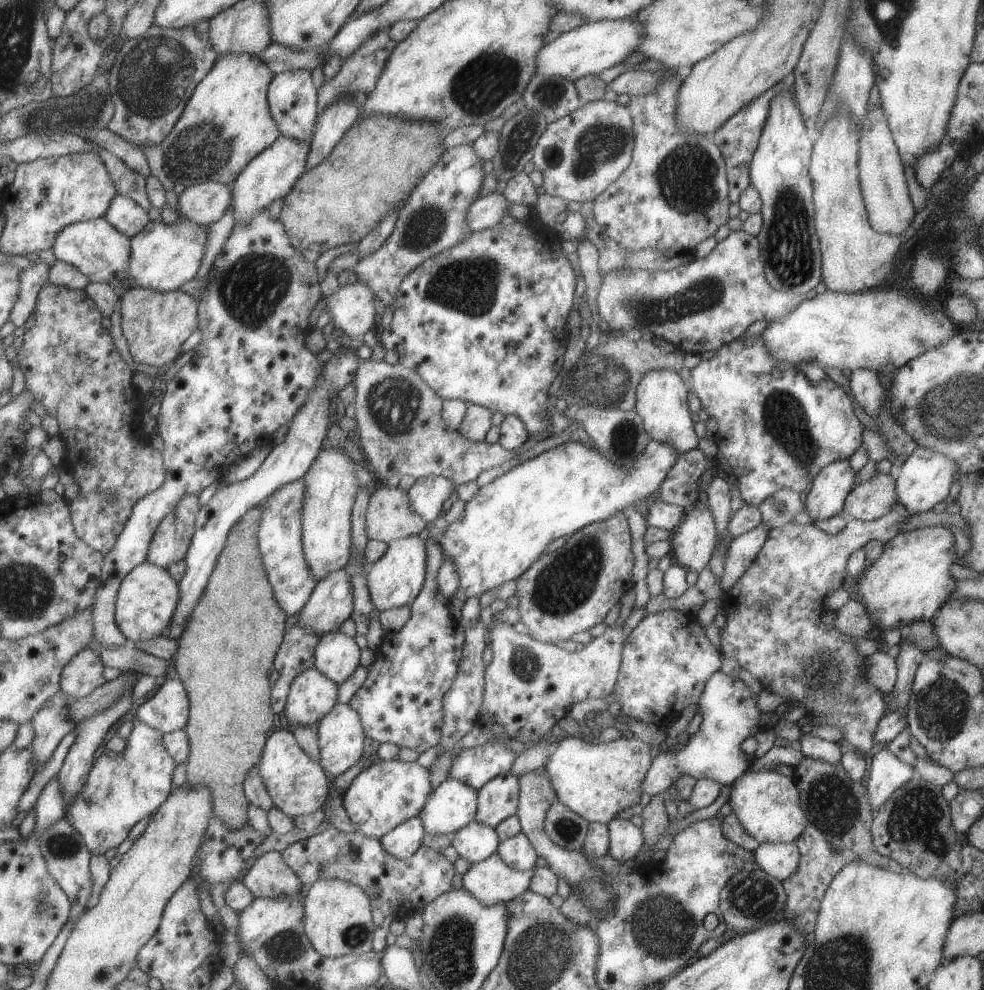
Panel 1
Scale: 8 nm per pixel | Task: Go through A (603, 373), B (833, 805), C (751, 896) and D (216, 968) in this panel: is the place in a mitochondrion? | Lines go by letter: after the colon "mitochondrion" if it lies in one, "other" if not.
A: mitochondrion
B: mitochondrion
C: mitochondrion
D: other

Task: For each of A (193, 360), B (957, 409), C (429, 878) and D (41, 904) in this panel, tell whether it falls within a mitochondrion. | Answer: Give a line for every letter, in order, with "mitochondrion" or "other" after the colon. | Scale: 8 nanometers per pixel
A: other
B: mitochondrion
C: other
D: mitochondrion

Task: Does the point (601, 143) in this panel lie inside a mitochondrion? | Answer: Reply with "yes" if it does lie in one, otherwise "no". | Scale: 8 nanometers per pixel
yes

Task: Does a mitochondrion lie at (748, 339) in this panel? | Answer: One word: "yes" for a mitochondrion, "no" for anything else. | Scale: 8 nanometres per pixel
no

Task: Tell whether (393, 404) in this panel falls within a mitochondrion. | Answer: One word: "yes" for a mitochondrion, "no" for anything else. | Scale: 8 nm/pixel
yes

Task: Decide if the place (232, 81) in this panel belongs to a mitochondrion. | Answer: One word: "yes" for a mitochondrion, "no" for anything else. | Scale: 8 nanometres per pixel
no

